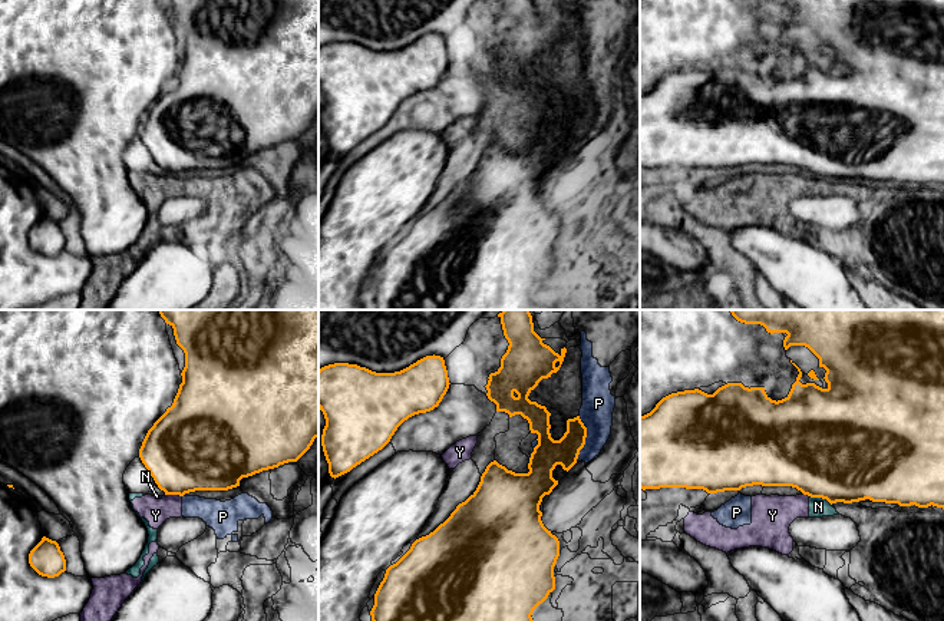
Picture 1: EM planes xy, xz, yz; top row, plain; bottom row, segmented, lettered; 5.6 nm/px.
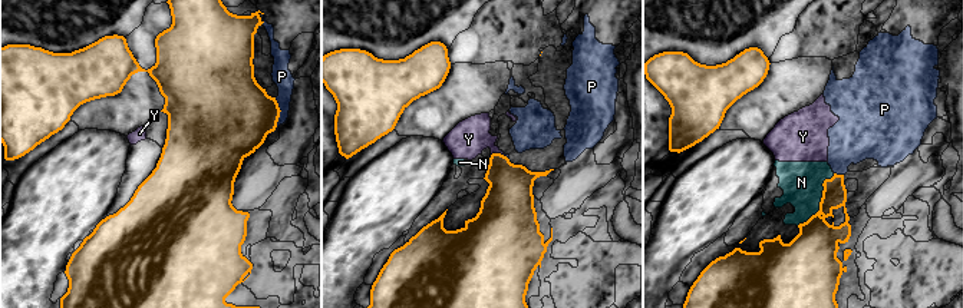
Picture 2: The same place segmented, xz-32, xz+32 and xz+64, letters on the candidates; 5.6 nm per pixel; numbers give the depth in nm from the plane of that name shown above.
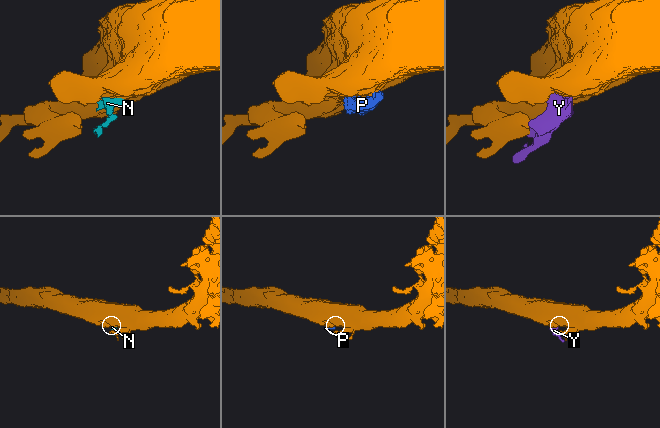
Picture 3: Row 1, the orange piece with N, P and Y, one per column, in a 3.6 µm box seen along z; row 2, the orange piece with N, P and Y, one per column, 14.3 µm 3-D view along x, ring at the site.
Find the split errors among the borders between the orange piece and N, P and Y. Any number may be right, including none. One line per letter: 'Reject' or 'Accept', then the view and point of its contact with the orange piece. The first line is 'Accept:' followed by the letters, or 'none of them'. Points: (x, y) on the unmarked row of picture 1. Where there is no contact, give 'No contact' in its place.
Accept: none of them
N: Reject. Touches orange at yz (821, 175)
P: Reject. Touches orange at xz (584, 119)
Y: Reject. Touches orange at xy (174, 172)

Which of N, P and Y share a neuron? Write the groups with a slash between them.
N P Y

